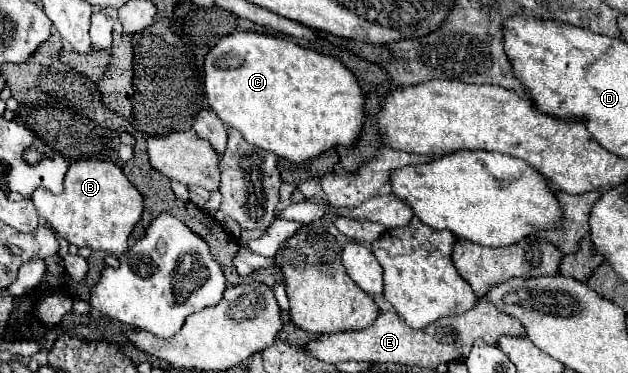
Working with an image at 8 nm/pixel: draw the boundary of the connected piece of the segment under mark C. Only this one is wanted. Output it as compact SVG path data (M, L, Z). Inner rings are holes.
M239 31L209 49L205 63L209 109L255 147L301 163L335 145L351 145L363 125L363 93L337 59L281 37Z

